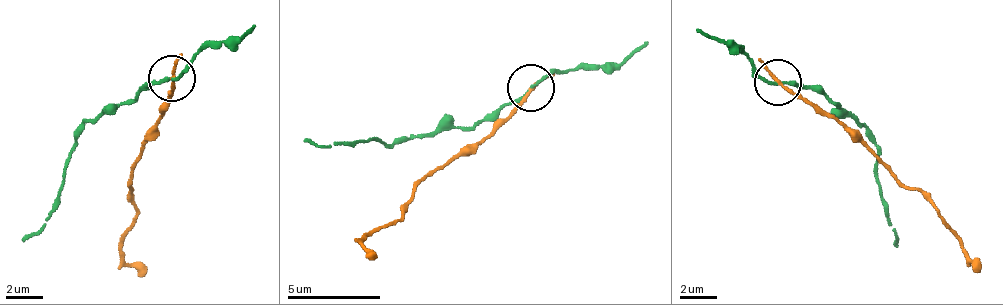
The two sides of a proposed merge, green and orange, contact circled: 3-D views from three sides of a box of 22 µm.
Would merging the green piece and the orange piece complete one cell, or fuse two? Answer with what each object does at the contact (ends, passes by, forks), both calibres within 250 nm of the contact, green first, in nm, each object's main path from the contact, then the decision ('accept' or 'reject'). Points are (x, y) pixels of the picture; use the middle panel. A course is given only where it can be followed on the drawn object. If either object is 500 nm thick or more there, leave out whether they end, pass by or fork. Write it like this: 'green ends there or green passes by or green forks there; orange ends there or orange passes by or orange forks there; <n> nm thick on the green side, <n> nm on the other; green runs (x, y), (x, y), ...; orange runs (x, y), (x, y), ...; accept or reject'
green passes by; orange passes by; 140 nm thick on the green side, 160 nm on the other; green runs (529, 86), (470, 128), (443, 129), (390, 146), (303, 143); orange runs (529, 86), (521, 109), (422, 181), (401, 217), (366, 234), (375, 256); reject

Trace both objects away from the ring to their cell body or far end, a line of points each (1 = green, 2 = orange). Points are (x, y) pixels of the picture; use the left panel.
1: (170, 79), (144, 81), (133, 101), (107, 106), (85, 125), (75, 144), (58, 205), (23, 243)
2: (170, 79), (174, 89), (132, 178), (137, 212), (122, 251), (147, 275)

